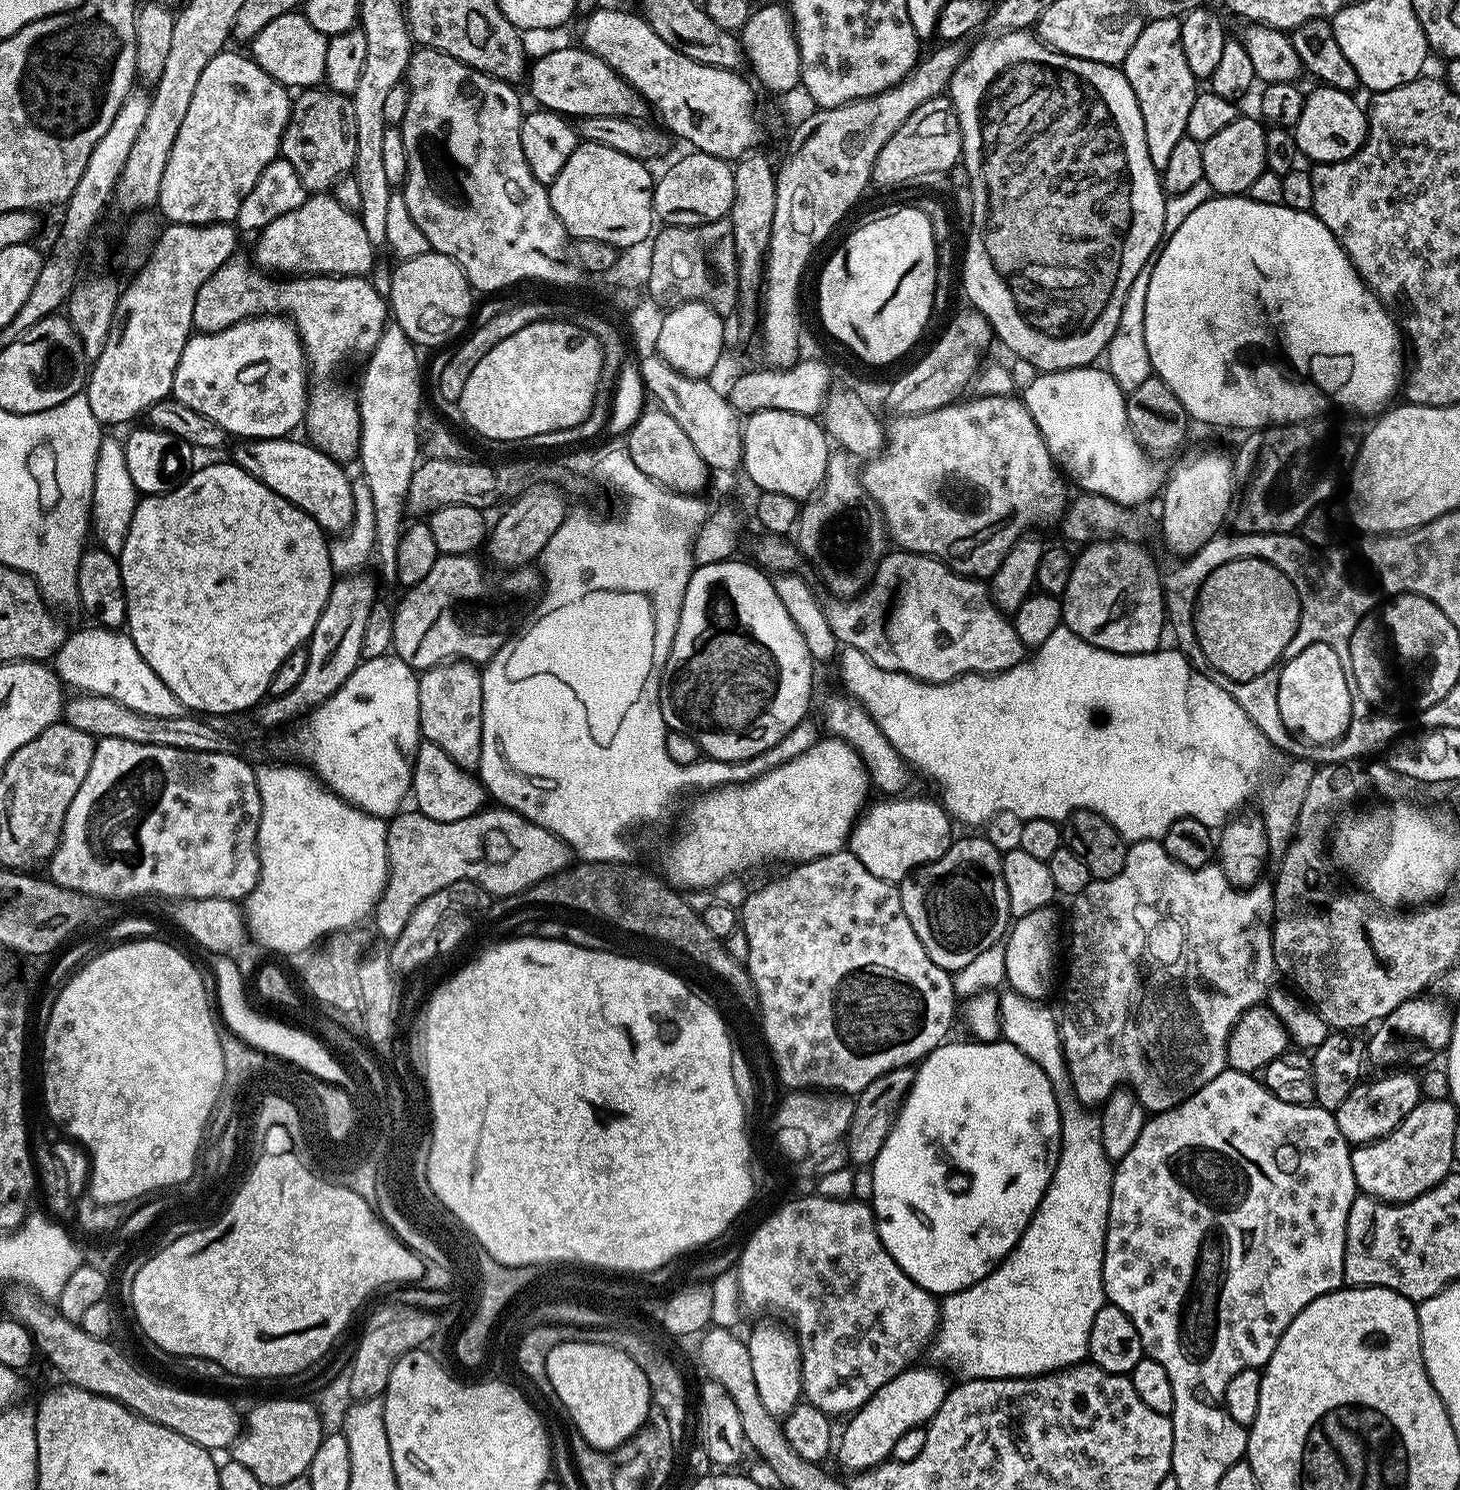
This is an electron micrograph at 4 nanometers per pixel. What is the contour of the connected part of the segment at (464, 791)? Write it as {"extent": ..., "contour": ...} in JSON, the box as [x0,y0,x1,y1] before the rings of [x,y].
{"extent":[411,742,490,822],"contour":[[[424,742],[416,751],[416,759],[412,764],[411,799],[416,799],[415,811],[426,814],[426,818],[434,818],[434,822],[458,822],[458,818],[470,818],[481,811],[489,803],[490,797],[479,775],[467,768],[459,768],[448,757],[446,750]]]}

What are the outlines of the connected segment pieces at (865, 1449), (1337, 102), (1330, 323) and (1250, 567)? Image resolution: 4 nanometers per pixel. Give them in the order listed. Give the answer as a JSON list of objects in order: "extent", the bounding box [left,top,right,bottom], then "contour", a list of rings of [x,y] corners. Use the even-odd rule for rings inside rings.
[{"extent":[834,1366,949,1474],"contour":[[[909,1366],[898,1373],[886,1386],[879,1388],[865,1404],[847,1417],[848,1425],[844,1433],[839,1433],[834,1444],[834,1460],[848,1471],[848,1474],[865,1472],[868,1468],[877,1468],[891,1457],[898,1438],[906,1430],[924,1428],[931,1420],[942,1402],[948,1397],[949,1377],[943,1371],[935,1372],[932,1368]]]},{"extent":[1294,86,1368,165],"contour":[[[1316,86],[1308,97],[1303,97],[1302,114],[1294,127],[1297,153],[1312,160],[1313,165],[1342,162],[1353,156],[1368,136],[1368,118],[1356,98],[1351,92],[1327,86]]]},{"extent":[1145,194,1406,430],"contour":[[[1246,194],[1213,195],[1211,200],[1202,202],[1198,210],[1192,211],[1186,222],[1182,222],[1182,226],[1178,226],[1178,230],[1174,230],[1174,234],[1163,241],[1150,264],[1150,284],[1145,306],[1145,342],[1153,373],[1160,376],[1162,382],[1170,386],[1170,390],[1174,390],[1178,402],[1182,402],[1189,417],[1193,421],[1201,420],[1204,424],[1217,424],[1220,428],[1259,430],[1278,424],[1299,424],[1327,413],[1324,412],[1327,408],[1345,408],[1360,416],[1375,417],[1397,399],[1395,396],[1401,391],[1406,375],[1406,344],[1399,324],[1356,273],[1356,267],[1334,234],[1330,234],[1315,212],[1299,212],[1283,203],[1254,202]]]},{"extent":[1194,556,1301,682],"contour":[[[1247,556],[1244,559],[1232,559],[1230,562],[1223,563],[1222,566],[1216,567],[1197,589],[1196,596],[1196,612],[1194,620],[1195,636],[1198,644],[1203,652],[1205,663],[1218,672],[1221,677],[1232,681],[1248,682],[1254,678],[1260,677],[1264,672],[1273,669],[1282,659],[1286,646],[1297,633],[1297,628],[1301,620],[1301,600],[1298,598],[1297,588],[1289,580],[1289,576],[1278,570],[1272,563],[1266,562],[1264,559],[1256,559],[1253,556]]]}]

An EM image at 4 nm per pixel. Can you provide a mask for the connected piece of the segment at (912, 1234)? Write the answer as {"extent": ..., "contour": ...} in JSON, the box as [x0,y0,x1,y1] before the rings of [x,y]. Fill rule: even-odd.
{"extent":[870,1040,1060,1298],"contour":[[[985,1040],[972,1044],[952,1044],[945,1042],[935,1048],[930,1055],[919,1061],[915,1069],[916,1077],[904,1105],[900,1107],[898,1118],[878,1154],[878,1158],[870,1165],[874,1194],[871,1198],[873,1212],[876,1213],[876,1229],[882,1238],[882,1246],[898,1262],[898,1266],[918,1286],[931,1292],[937,1298],[943,1298],[963,1288],[974,1286],[986,1274],[990,1274],[1001,1260],[1007,1258],[1010,1250],[1022,1238],[1030,1218],[1034,1218],[1034,1210],[1042,1202],[1048,1184],[1056,1169],[1060,1157],[1060,1101],[1052,1088],[1050,1078],[1022,1050],[1018,1050],[1007,1040]]]}

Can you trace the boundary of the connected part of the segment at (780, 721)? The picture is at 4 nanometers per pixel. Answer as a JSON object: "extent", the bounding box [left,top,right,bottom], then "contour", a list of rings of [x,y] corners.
{"extent":[660,558,814,764],"contour":[[[740,558],[723,560],[717,564],[701,564],[693,571],[690,582],[686,586],[686,594],[678,618],[678,630],[674,634],[674,642],[670,646],[664,672],[660,676],[660,705],[664,725],[673,732],[690,734],[690,738],[698,742],[701,753],[709,760],[738,764],[747,762],[755,756],[760,757],[763,752],[769,752],[775,744],[782,742],[782,738],[786,738],[786,734],[790,734],[794,726],[805,723],[807,716],[804,715],[812,704],[812,667],[814,661],[810,650],[806,650],[806,638],[802,638],[802,630],[794,626],[794,618],[786,614],[786,606],[782,606],[767,571],[761,570],[752,562],[743,564]]]}

